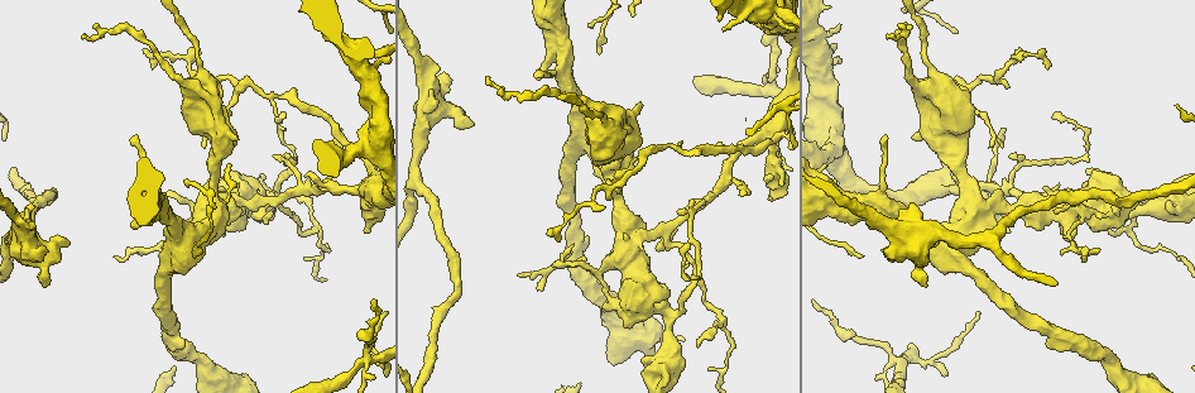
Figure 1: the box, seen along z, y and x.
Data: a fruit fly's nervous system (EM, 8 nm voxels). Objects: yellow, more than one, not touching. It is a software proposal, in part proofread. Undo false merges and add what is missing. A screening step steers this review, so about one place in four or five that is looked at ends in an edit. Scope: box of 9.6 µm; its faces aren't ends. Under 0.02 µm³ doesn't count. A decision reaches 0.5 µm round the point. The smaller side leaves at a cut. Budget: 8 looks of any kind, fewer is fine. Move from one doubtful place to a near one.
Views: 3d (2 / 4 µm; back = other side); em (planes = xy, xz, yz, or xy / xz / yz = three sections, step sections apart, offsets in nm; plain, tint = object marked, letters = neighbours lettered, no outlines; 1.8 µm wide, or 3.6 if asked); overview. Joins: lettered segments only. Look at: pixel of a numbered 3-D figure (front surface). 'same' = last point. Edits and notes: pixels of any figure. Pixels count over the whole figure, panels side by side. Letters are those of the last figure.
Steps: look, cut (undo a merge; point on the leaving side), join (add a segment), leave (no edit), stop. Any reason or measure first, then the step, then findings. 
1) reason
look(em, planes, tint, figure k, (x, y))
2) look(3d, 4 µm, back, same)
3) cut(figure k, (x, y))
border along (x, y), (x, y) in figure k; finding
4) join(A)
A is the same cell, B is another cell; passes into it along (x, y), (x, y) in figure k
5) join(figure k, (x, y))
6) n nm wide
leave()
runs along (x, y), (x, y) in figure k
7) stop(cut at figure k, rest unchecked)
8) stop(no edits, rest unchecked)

two arms in line, one across
look(3d, 2 µm, figure 1, (764, 11))

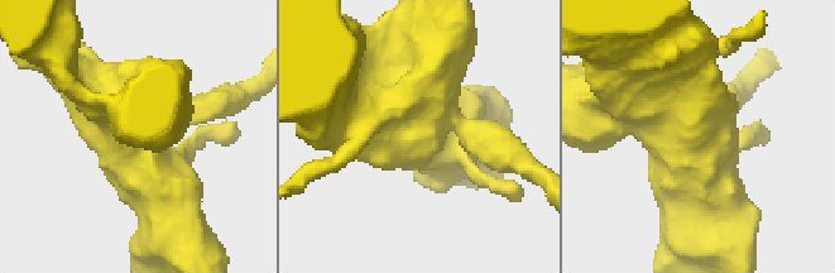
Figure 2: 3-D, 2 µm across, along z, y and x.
3 arms; arms of 200, 300, 460 nm; shape alone is not enough
look(em, planes, tint, figure 2, (696, 133))

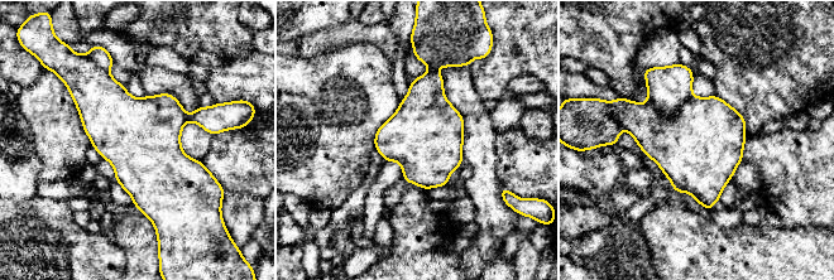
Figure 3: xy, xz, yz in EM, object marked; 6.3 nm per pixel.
look(em, planes, letters, same)

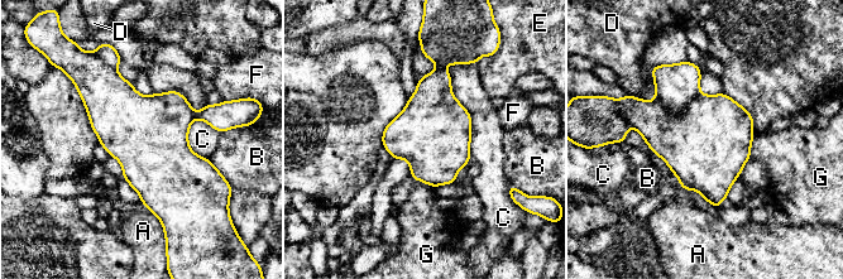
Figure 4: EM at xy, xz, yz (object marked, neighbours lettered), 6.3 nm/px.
C touches over 650 nm
leave()
A, B, C, D, E, F and G are other cells; border along (755, 134), (748, 157) in figure 4; one neuron here

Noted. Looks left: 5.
four arms meet
look(em, planes, plain, figure 1, (870, 202))

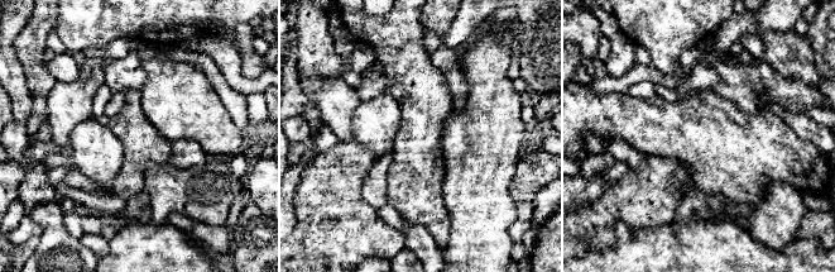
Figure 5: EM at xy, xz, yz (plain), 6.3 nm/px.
look(em, planes, letters, same)

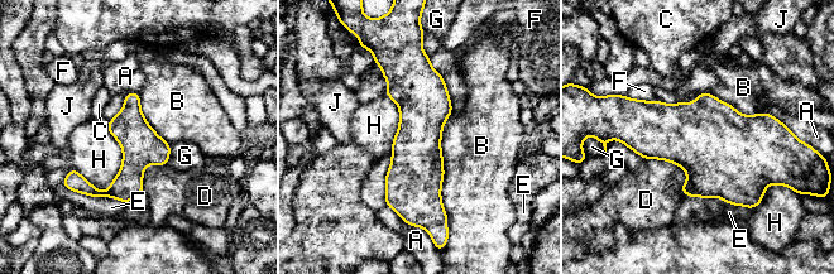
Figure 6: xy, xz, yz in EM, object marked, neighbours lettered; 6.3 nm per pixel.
leave()
A, B, C, D, E, F, G, H and J are other cells; border along (453, 110), (441, 136), (446, 219) in figure 6; all the same neuron

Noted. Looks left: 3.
four arms meet
look(em, 3.6 µm, planes, letters, figure 1, (623, 226))

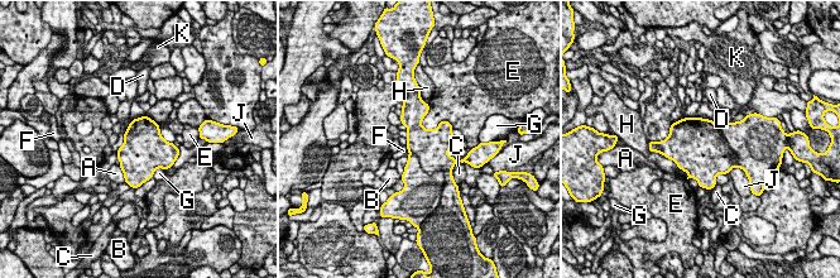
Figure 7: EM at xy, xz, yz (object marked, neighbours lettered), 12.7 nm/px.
E touches over 460 nm
cut(figure 7, (421, 190))
A, B, C, D, E, F, G, H, J and K are other cells; border along (409, 152), (425, 171), (445, 177) in figure 7; two neurons meet here

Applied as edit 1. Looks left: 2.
stop(cut at figure 7, rest unchecked)

